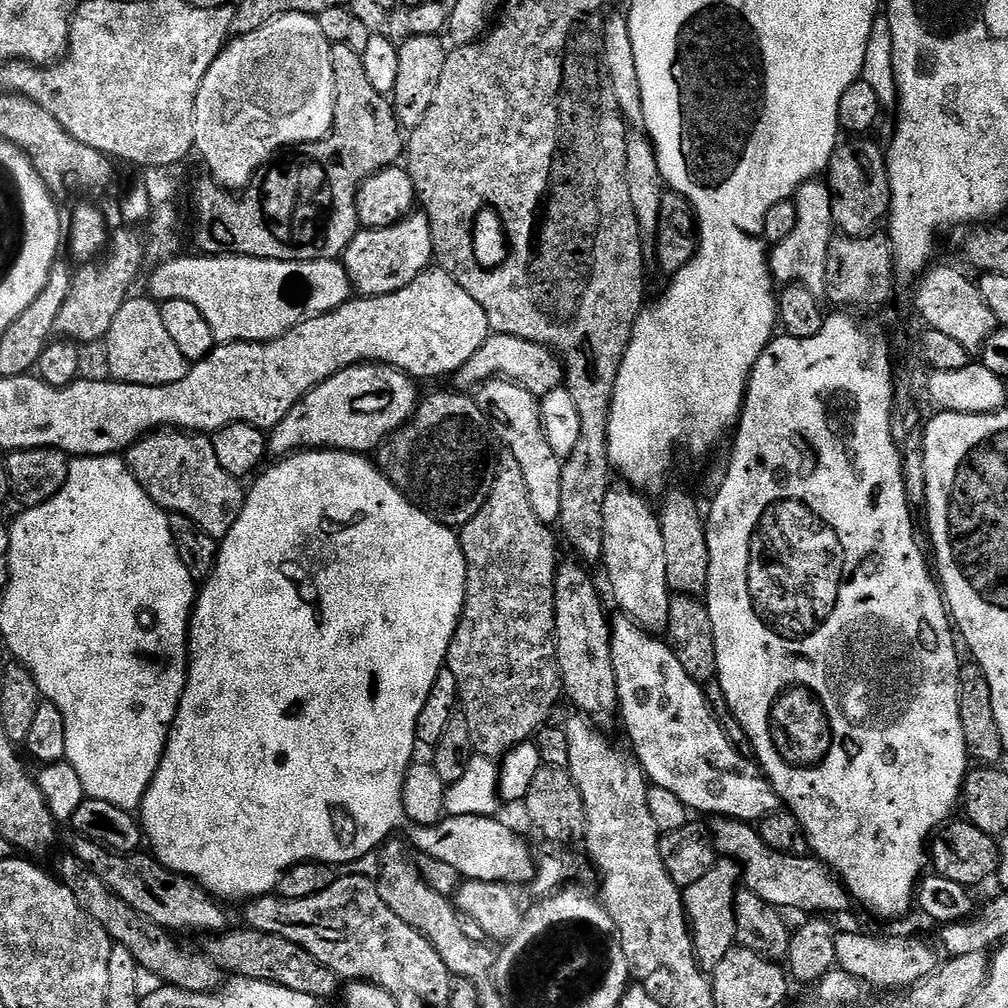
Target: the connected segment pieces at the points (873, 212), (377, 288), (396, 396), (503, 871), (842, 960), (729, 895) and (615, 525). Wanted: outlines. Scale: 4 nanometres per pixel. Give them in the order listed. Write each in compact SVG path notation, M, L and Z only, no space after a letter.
M856 138L849 148L837 147L826 172L827 181L834 193L832 218L841 233L859 238L871 233L880 219L889 215L892 206L892 187L888 177L888 157L872 138Z
M413 214L385 228L369 228L356 233L342 258L360 296L385 296L397 292L428 271L433 263L434 224L424 216Z
M365 362L362 364L355 364L349 368L344 368L338 374L334 374L330 378L326 378L326 382L322 382L318 386L314 386L314 390L310 390L300 399L294 406L294 410L290 410L290 414L286 414L286 418L282 418L270 432L270 452L273 457L276 458L287 458L301 450L312 450L317 446L339 446L344 450L359 450L361 453L371 453L371 448L376 448L380 443L387 441L392 437L394 433L398 431L403 424L407 424L412 419L412 415L416 412L417 408L420 407L422 401L422 394L420 394L420 388L416 384L417 381L413 379L409 373L405 372L404 369L396 367L395 364L386 364L383 362Z
M445 815L434 824L417 825L413 831L417 846L434 860L436 850L459 856L464 864L463 877L480 882L527 884L536 876L536 860L527 844L511 828L493 815Z
M839 931L835 940L835 954L839 969L852 974L863 983L878 988L913 987L922 978L940 967L942 956L939 949L916 938L876 938L862 932Z
M719 857L716 864L698 882L683 889L686 913L693 934L692 946L693 949L696 948L697 959L702 964L704 962L708 970L714 970L720 965L722 958L736 946L736 936L739 937L740 934L736 918L736 896L740 888L740 876L743 877L743 874L738 860Z
M618 484L610 488L607 494L604 520L606 529L602 561L615 600L629 617L645 627L667 625L674 610L670 594L672 579L665 534L657 511L640 493Z

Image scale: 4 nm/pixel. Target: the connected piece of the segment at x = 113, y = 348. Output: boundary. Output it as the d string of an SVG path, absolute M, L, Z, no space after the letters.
M136 294L127 299L110 326L106 345L111 375L115 379L125 380L127 384L142 386L166 386L170 382L182 382L190 367L188 355L164 321L163 307L147 295L144 296Z

